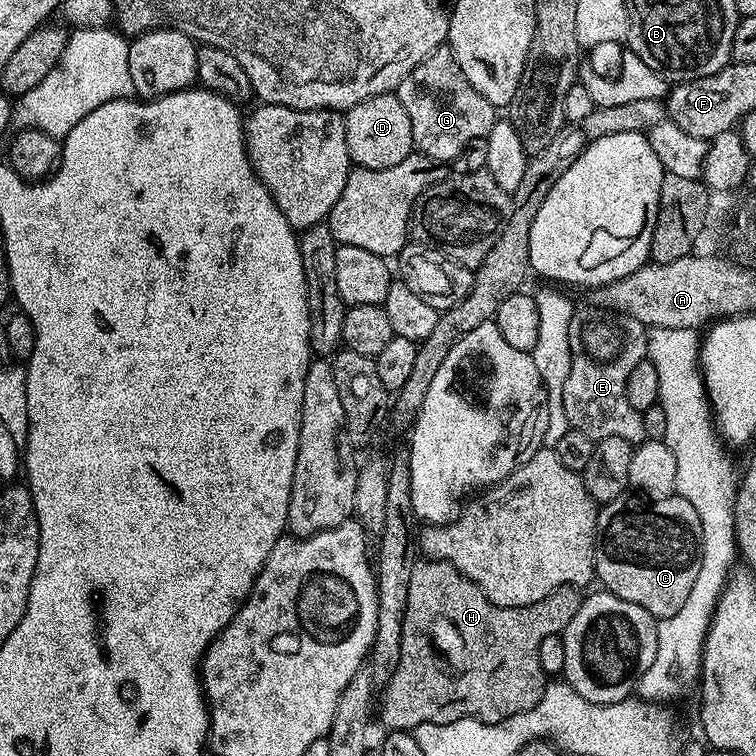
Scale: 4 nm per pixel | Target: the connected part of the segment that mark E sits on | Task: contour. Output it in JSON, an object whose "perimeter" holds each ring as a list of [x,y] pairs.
{"perimeter":[[[587,307],[581,312],[573,311],[570,321],[572,365],[562,385],[563,419],[568,420],[568,428],[582,430],[594,442],[602,438],[626,438],[634,446],[643,444],[644,418],[630,406],[630,398],[626,398],[626,378],[630,378],[630,370],[648,355],[649,329],[624,312]]]}

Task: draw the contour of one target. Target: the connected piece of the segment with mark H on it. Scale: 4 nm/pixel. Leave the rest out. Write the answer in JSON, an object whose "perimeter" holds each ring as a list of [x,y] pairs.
{"perimeter":[[[420,558],[415,561],[410,573],[409,590],[406,593],[405,616],[402,618],[401,654],[398,657],[398,666],[394,670],[390,682],[383,685],[384,697],[378,700],[378,720],[385,724],[388,730],[411,730],[423,724],[445,724],[446,722],[458,722],[459,720],[481,720],[487,724],[501,724],[503,720],[514,718],[514,714],[522,714],[530,710],[542,698],[546,677],[542,670],[542,662],[538,662],[538,649],[541,648],[545,638],[558,636],[564,633],[566,626],[570,626],[570,618],[578,614],[578,606],[582,599],[579,587],[569,586],[554,590],[542,602],[534,602],[530,606],[518,606],[507,608],[506,606],[494,606],[482,590],[474,582],[470,582],[456,567],[445,560],[429,560]]]}

